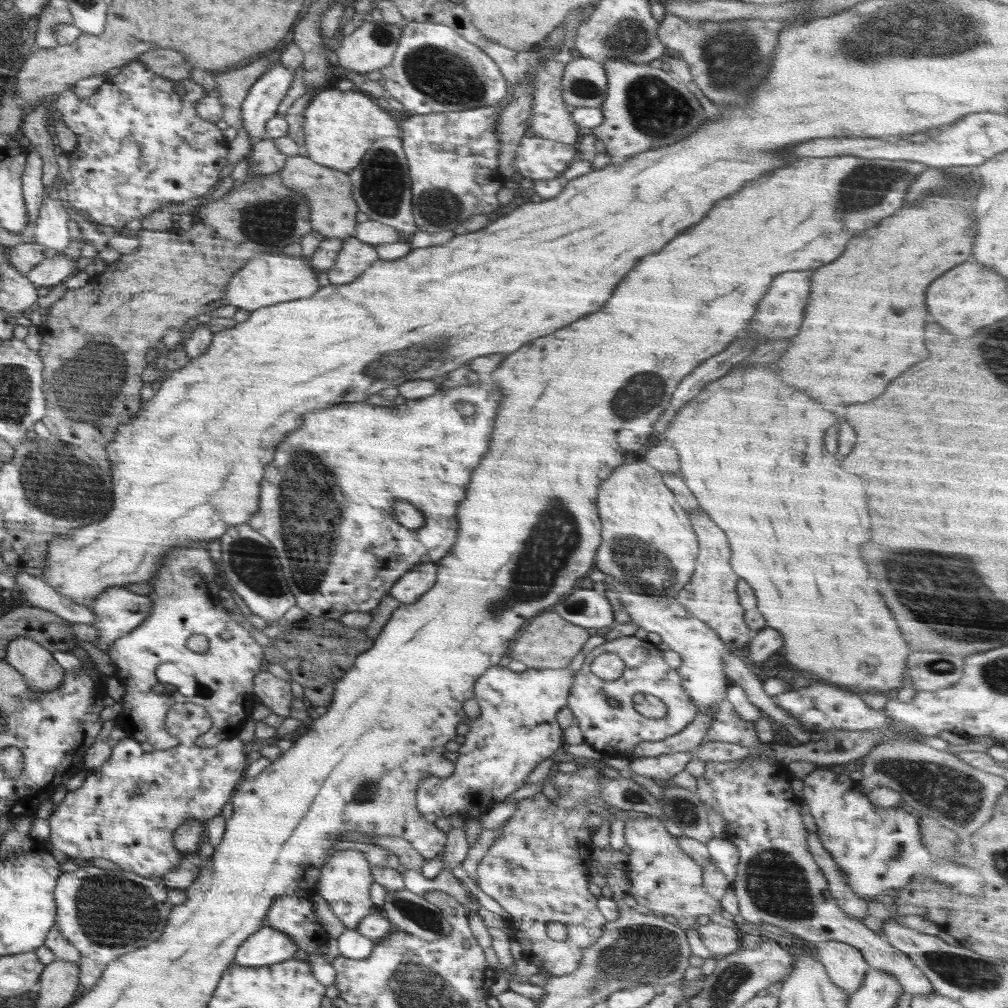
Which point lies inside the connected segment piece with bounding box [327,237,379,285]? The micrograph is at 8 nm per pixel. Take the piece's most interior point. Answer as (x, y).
(355, 256)

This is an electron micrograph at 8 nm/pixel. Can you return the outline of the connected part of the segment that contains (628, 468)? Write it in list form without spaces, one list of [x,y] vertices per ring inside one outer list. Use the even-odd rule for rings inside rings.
[[[645,461],[621,464],[600,483],[596,508],[602,522],[602,544],[596,551],[594,569],[622,581],[630,587],[632,593],[674,600],[694,572],[698,542],[684,510],[676,504],[672,492],[664,486],[662,474]]]

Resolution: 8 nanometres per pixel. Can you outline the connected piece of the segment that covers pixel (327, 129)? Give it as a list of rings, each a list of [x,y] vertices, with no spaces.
[[[329,86],[316,94],[304,111],[303,135],[306,155],[322,166],[349,172],[356,168],[368,148],[384,136],[402,138],[403,131],[388,110],[376,105],[375,99],[362,91],[340,91]]]

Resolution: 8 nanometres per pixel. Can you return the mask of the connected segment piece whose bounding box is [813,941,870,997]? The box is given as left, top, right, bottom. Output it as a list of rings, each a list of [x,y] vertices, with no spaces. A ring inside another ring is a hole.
[[[835,941],[813,944],[828,978],[850,997],[864,982],[870,966],[862,952],[848,944]]]

